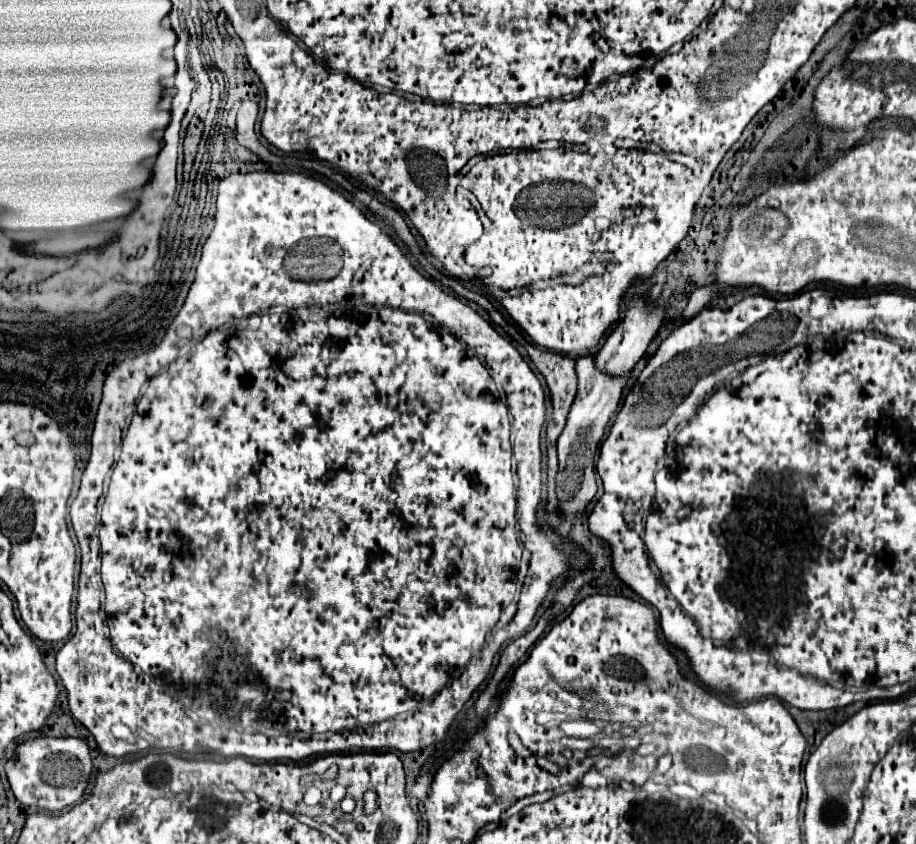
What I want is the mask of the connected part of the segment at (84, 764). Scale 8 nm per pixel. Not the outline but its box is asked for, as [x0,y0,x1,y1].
[5,735,93,811]

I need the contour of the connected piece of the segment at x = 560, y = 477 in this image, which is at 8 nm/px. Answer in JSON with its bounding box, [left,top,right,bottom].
[555,357,629,517]

